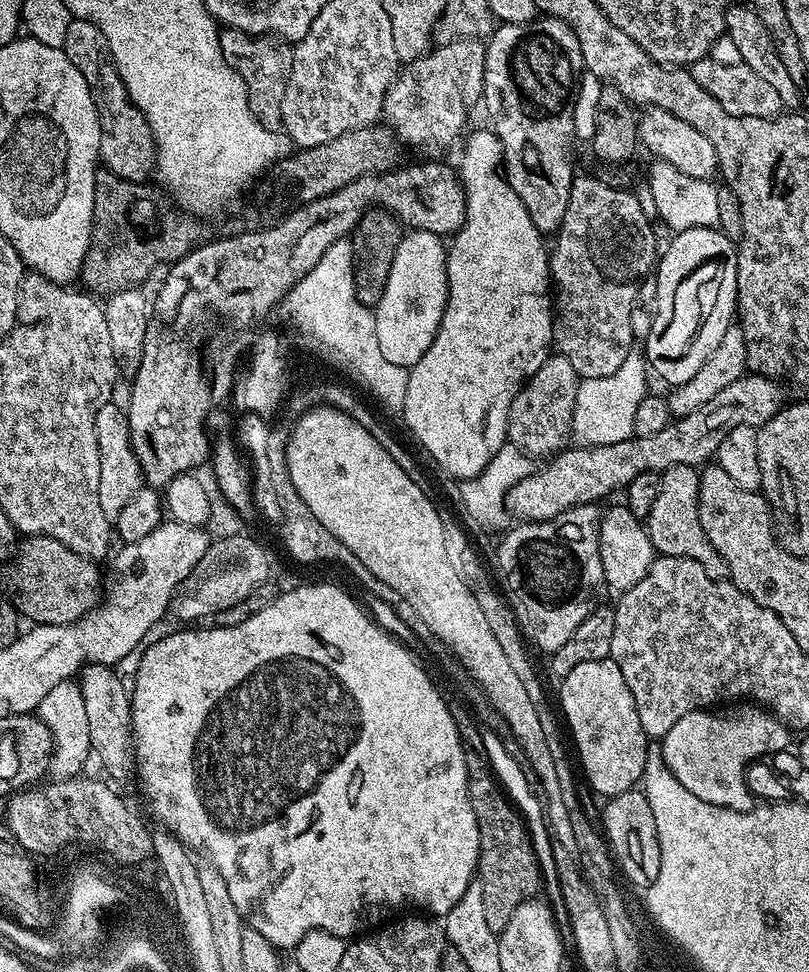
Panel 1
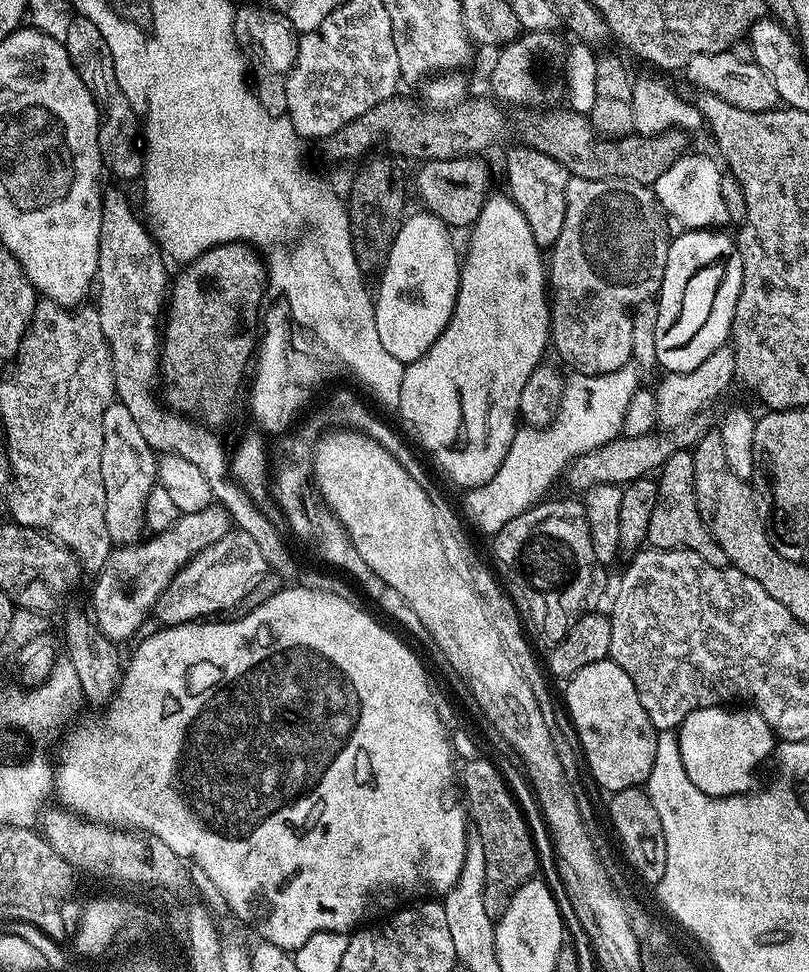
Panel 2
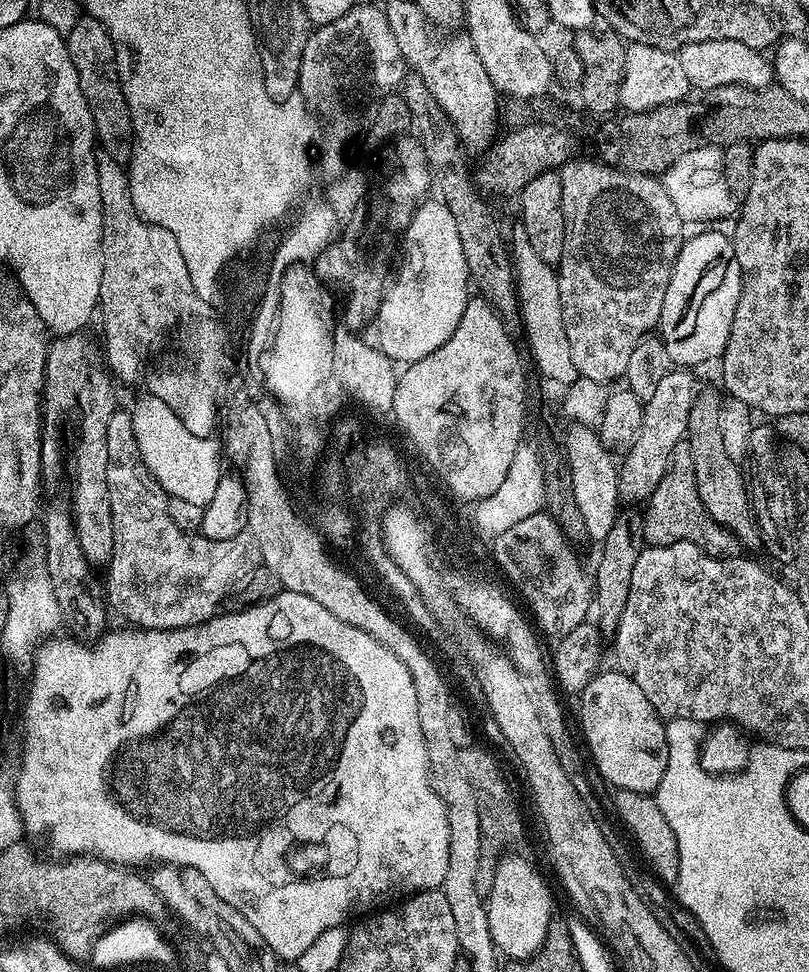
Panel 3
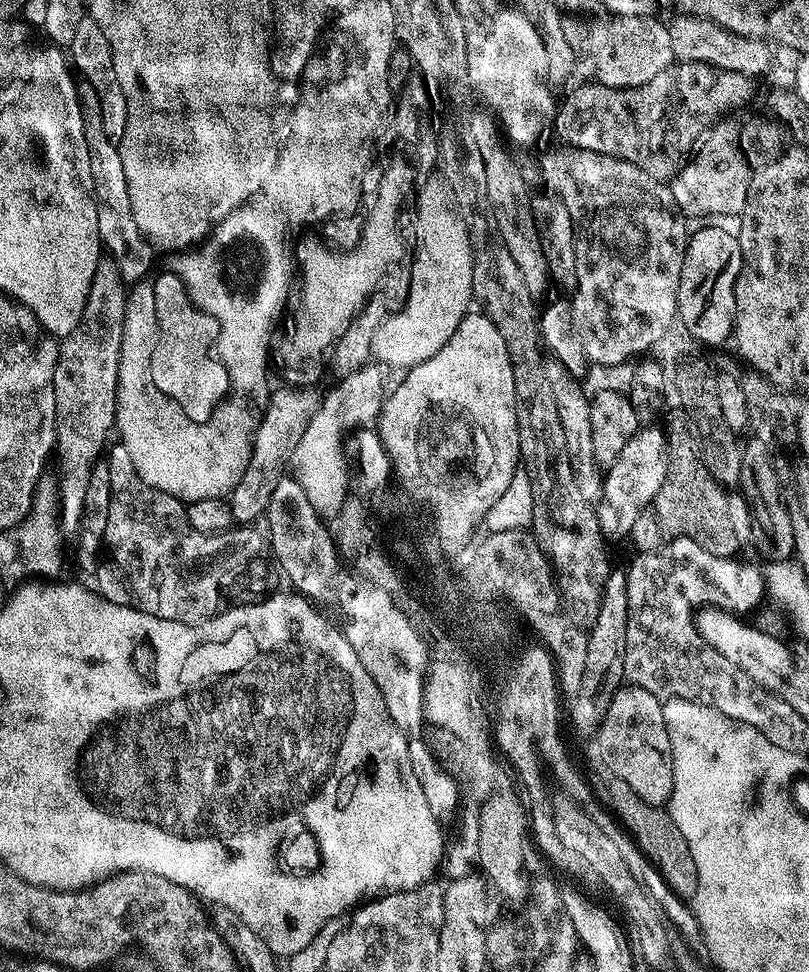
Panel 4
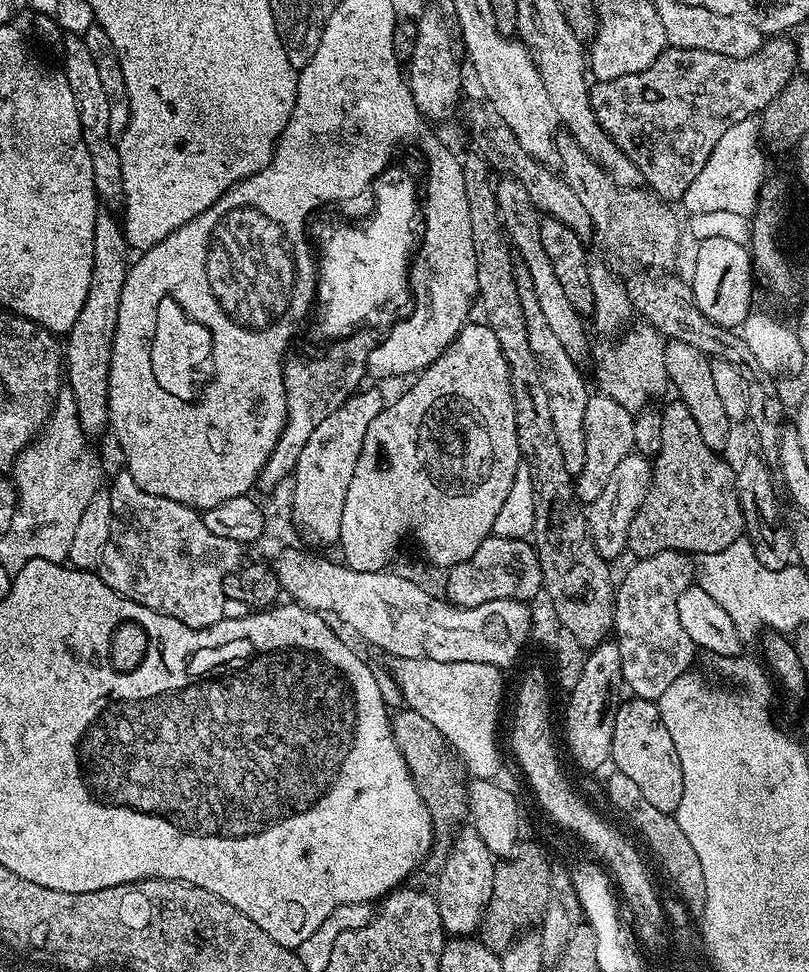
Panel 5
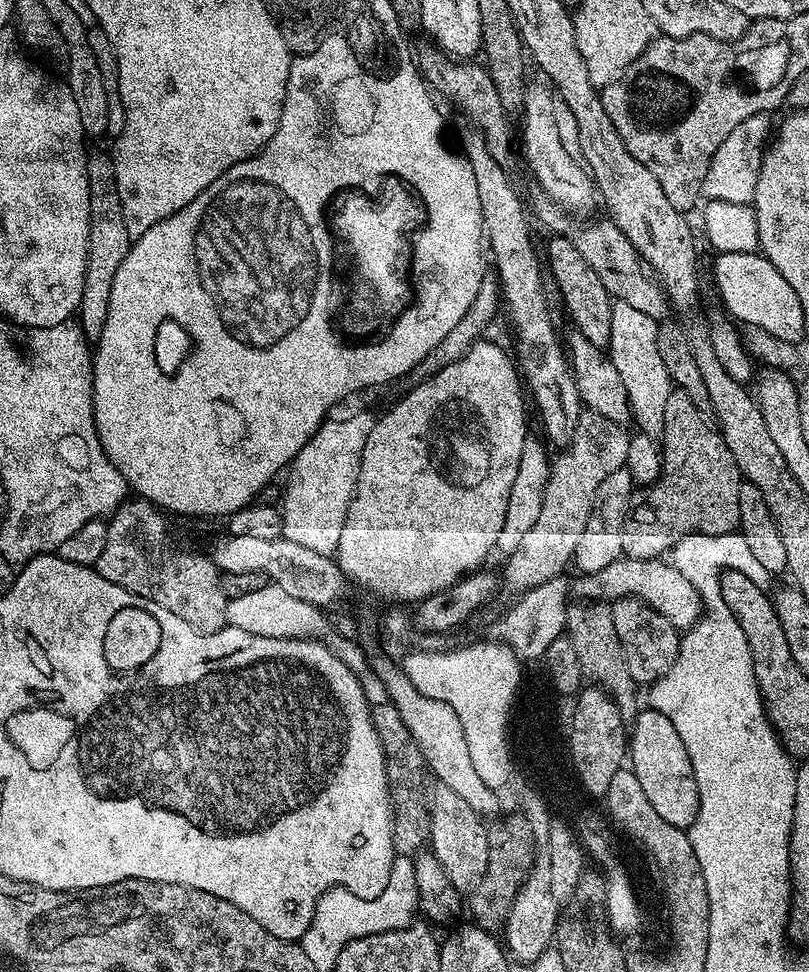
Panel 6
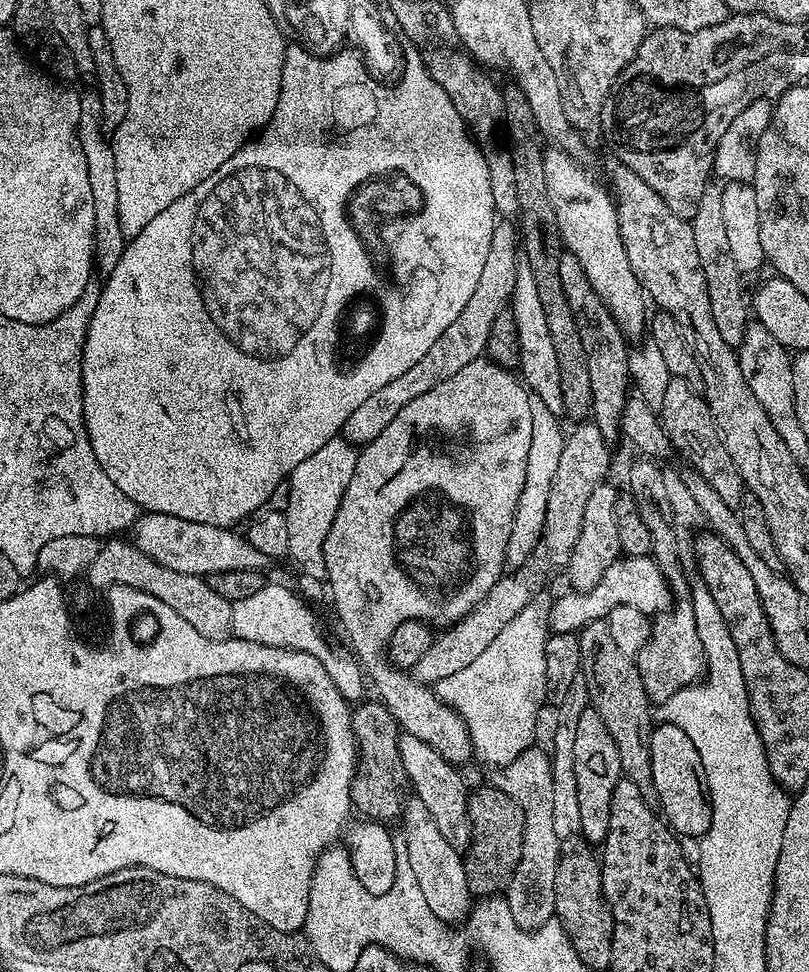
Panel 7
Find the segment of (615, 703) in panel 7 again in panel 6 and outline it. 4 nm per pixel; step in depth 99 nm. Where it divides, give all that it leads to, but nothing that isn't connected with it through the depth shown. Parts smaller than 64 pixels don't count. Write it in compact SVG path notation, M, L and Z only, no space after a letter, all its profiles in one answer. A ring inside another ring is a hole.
M604 602L576 603L573 603L568 610L566 635L570 638L574 650L578 650L580 668L593 685L603 688L611 696L614 703L620 707L621 716L631 717L638 708L636 705L638 685L634 678L630 678L622 642L618 642L618 630L614 630L612 609Z

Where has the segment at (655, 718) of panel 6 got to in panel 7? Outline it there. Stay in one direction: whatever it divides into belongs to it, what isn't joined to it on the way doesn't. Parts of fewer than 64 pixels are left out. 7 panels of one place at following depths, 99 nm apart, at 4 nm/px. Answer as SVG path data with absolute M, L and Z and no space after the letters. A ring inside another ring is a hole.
M663 722L657 723L653 727L652 737L650 738L650 774L652 775L654 800L655 796L657 800L655 803L658 805L668 827L681 838L705 836L710 830L710 822L712 821L712 803L706 782L706 770L702 766L702 754L698 754L694 742L690 738L690 734L686 734L686 730Z

